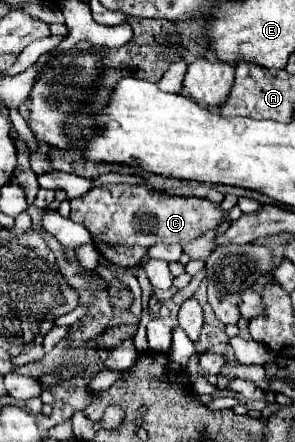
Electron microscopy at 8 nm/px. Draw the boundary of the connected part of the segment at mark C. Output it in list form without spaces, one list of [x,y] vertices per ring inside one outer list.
[[[108,184],[102,188],[92,188],[80,198],[70,200],[70,208],[70,220],[88,228],[98,252],[104,254],[112,264],[124,268],[138,266],[148,248],[156,242],[184,246],[224,220],[220,206],[214,206],[208,200],[164,196],[148,186],[132,184]]]

